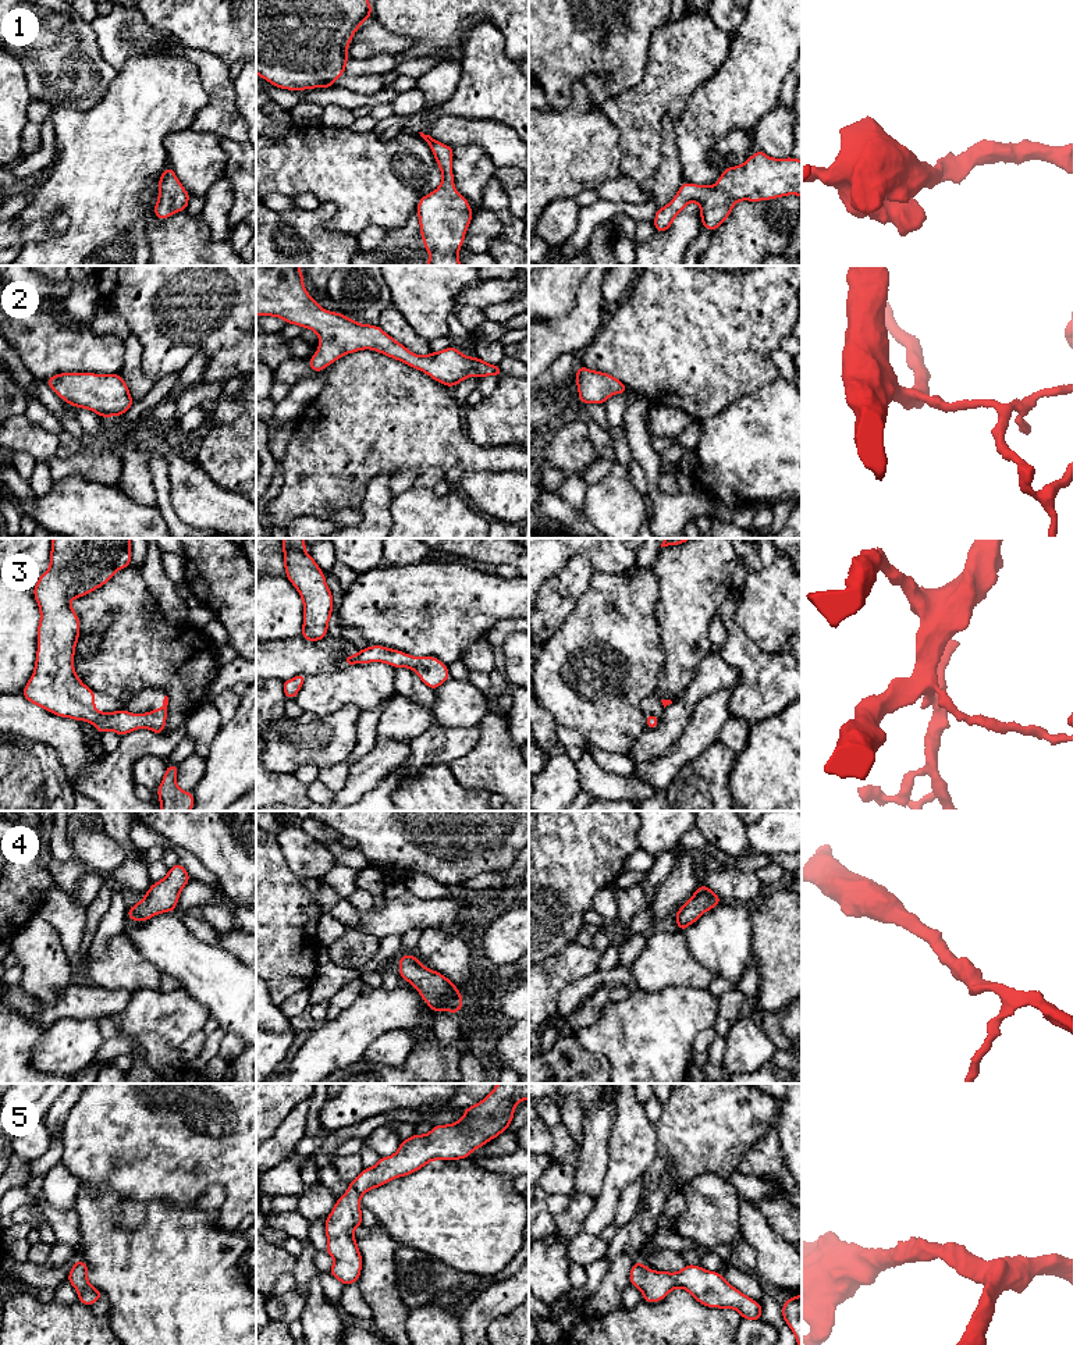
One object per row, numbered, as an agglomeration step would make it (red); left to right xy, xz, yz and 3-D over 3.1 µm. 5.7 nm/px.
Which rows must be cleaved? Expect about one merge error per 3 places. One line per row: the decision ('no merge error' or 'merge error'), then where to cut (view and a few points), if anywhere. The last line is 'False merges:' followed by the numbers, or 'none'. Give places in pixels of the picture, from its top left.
1: no merge error; cut none
2: no merge error; cut none
3: no merge error; cut none
4: no merge error; cut none
5: no merge error; cut none
False merges: none

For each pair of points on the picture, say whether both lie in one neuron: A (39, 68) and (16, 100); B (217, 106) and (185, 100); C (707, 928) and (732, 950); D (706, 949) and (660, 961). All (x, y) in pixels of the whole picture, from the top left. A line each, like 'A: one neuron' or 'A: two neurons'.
A: two neurons
B: two neurons
C: one neuron
D: two neurons

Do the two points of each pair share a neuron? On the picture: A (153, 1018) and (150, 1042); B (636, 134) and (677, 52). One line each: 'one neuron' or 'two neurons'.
A: two neurons
B: one neuron

